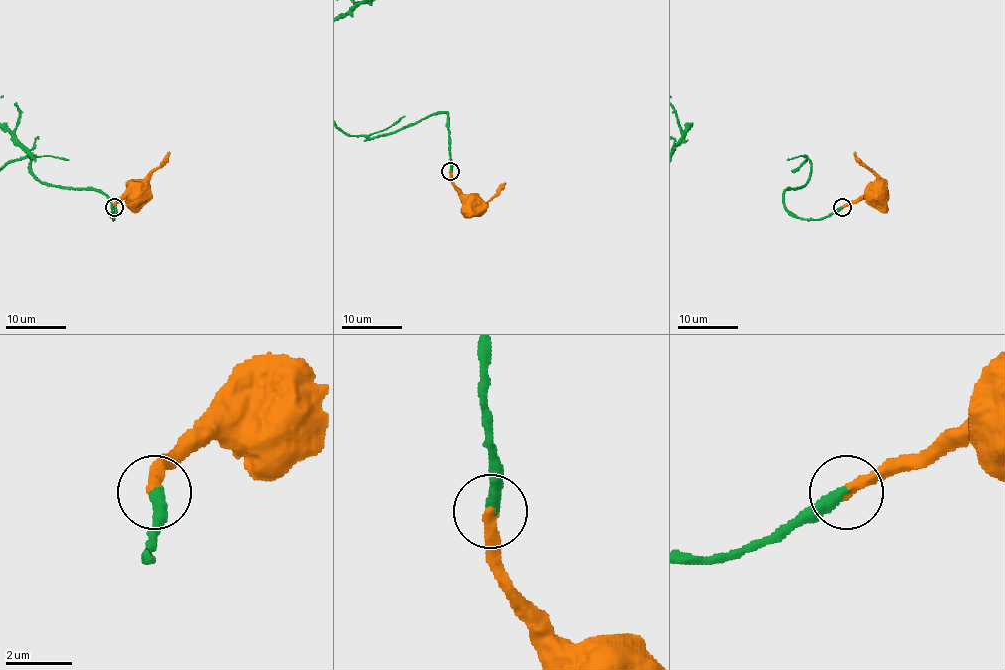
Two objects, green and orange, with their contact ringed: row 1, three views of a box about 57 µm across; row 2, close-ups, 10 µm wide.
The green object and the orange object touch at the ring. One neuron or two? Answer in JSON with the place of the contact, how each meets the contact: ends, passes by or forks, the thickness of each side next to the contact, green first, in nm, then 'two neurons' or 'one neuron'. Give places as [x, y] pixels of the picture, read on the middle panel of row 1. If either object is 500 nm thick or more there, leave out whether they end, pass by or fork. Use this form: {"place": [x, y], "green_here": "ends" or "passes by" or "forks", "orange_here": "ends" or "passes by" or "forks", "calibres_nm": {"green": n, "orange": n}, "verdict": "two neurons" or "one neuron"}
{"place": [450, 171], "green_here": "ends", "orange_here": "ends", "calibres_nm": {"green": 360, "orange": 380}, "verdict": "one neuron"}

